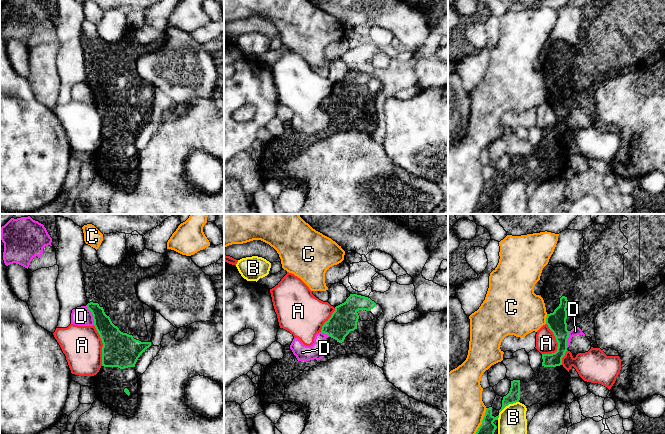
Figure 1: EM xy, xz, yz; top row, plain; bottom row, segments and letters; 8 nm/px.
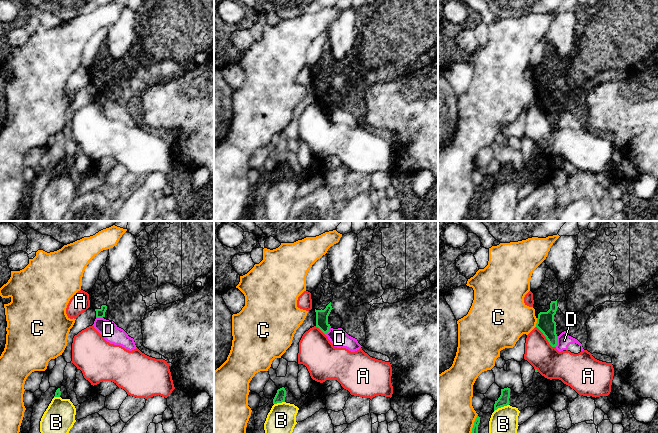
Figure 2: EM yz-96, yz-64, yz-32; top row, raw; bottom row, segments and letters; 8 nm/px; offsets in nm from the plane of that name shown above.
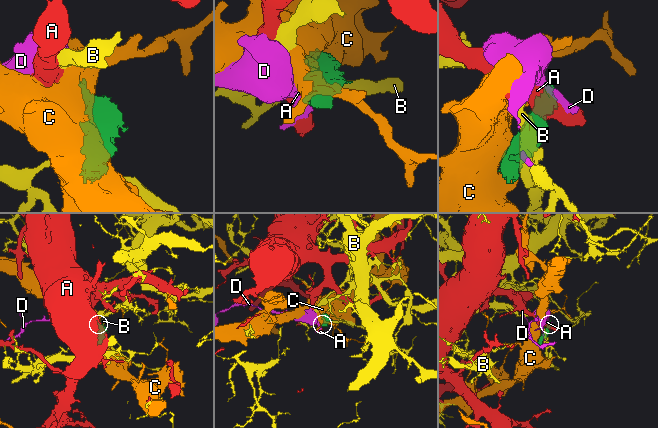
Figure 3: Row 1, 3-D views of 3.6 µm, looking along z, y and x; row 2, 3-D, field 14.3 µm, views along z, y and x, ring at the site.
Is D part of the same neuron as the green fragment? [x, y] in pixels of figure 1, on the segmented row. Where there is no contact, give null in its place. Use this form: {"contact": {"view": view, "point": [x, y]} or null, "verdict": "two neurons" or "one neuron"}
{"contact": {"view": "xy", "point": [92, 314]}, "verdict": "two neurons"}

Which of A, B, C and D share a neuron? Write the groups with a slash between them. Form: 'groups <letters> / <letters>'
groups A / B / C / D

